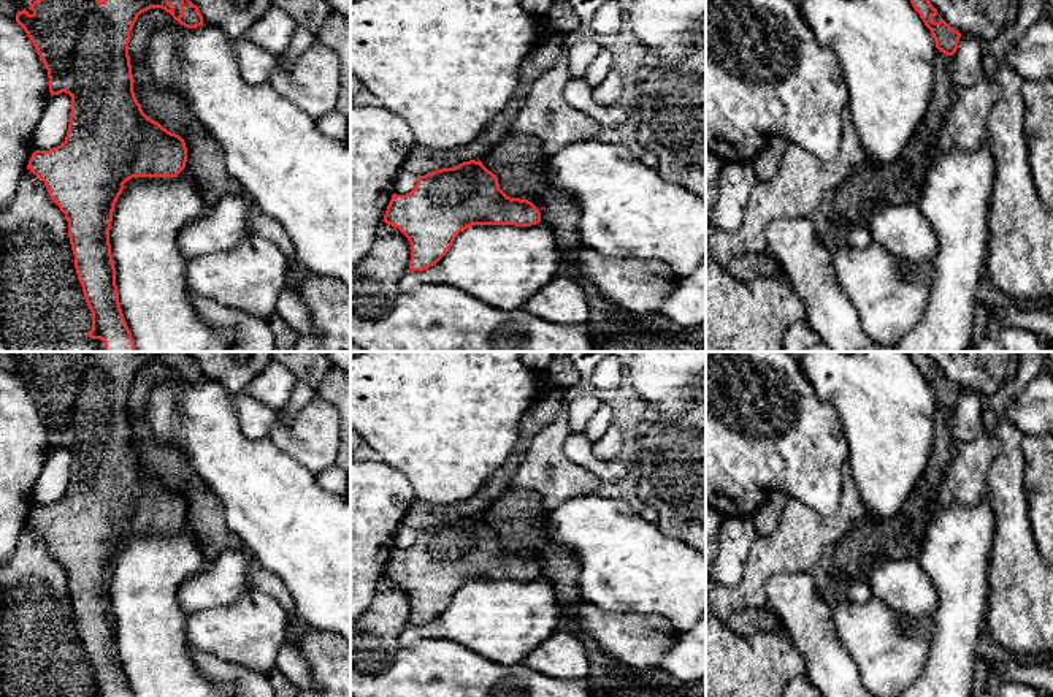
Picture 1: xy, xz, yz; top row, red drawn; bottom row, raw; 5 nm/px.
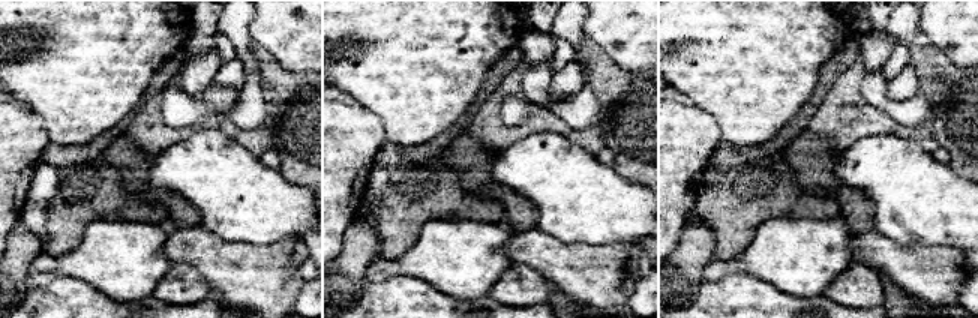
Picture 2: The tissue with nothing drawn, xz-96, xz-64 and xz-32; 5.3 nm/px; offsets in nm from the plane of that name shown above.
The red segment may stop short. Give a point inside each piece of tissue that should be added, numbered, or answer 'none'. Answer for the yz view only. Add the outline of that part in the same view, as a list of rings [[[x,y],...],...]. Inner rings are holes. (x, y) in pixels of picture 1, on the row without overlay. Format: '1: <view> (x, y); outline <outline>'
none

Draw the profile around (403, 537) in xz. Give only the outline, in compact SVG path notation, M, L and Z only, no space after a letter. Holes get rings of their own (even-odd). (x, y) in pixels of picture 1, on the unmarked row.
M401 523L393 532L393 539L392 539L393 548L396 550L409 548L415 542L417 534L419 532L415 529Z

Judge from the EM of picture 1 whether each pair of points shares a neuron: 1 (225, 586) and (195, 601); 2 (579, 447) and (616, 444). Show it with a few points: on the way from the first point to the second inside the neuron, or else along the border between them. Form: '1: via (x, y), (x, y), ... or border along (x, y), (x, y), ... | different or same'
1: via (218, 586), (208, 588), (203, 593) | same
2: border along (590, 444), (590, 450), (598, 458), (617, 458) | different

